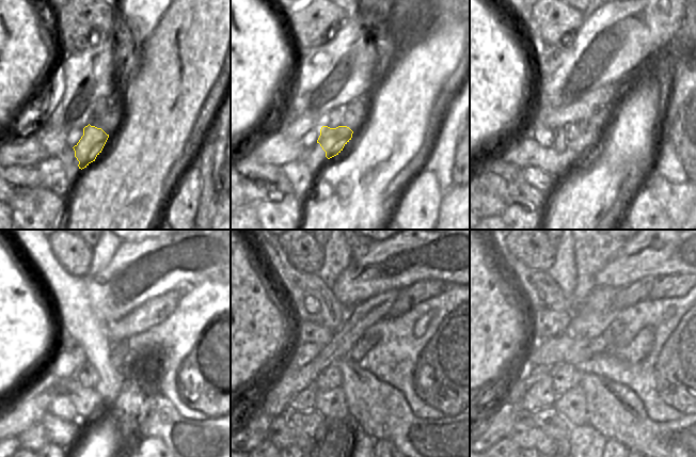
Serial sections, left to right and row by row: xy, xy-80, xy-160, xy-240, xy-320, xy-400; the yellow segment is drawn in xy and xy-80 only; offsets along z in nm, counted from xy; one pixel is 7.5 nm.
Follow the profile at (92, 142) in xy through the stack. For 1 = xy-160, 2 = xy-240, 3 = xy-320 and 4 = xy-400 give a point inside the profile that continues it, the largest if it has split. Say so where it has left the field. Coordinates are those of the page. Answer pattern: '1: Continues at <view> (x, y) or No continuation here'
1: Continues at xy-160 (589, 135)
2: Continues at xy-240 (121, 356)
3: Continues at xy-320 (369, 339)
4: Continues at xy-400 (599, 345).

